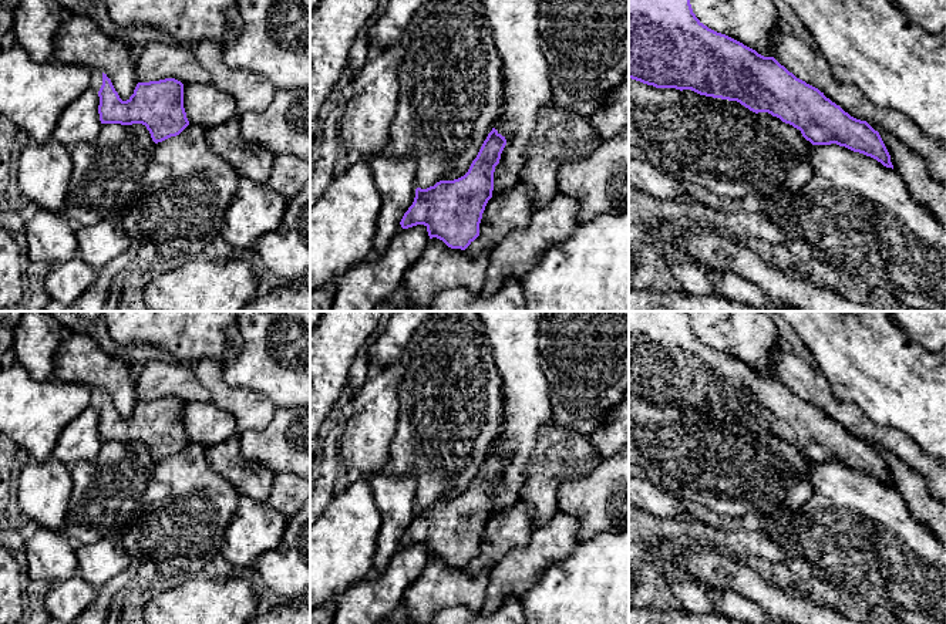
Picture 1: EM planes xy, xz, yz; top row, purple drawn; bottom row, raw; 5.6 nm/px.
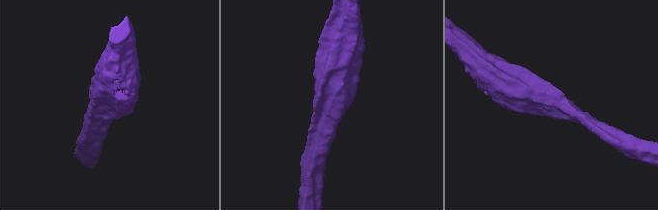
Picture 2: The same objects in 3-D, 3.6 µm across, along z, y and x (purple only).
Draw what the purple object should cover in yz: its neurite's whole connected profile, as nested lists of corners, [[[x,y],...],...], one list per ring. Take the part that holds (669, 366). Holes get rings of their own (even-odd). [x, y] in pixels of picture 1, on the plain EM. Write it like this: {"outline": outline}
{"outline": [[[629,311],[629,397],[656,407],[691,408],[700,414],[737,419],[755,432],[768,431],[792,443],[812,463],[836,462],[893,488],[879,451],[866,439],[851,435],[774,375],[764,375],[704,344],[693,331],[686,311]]]}

